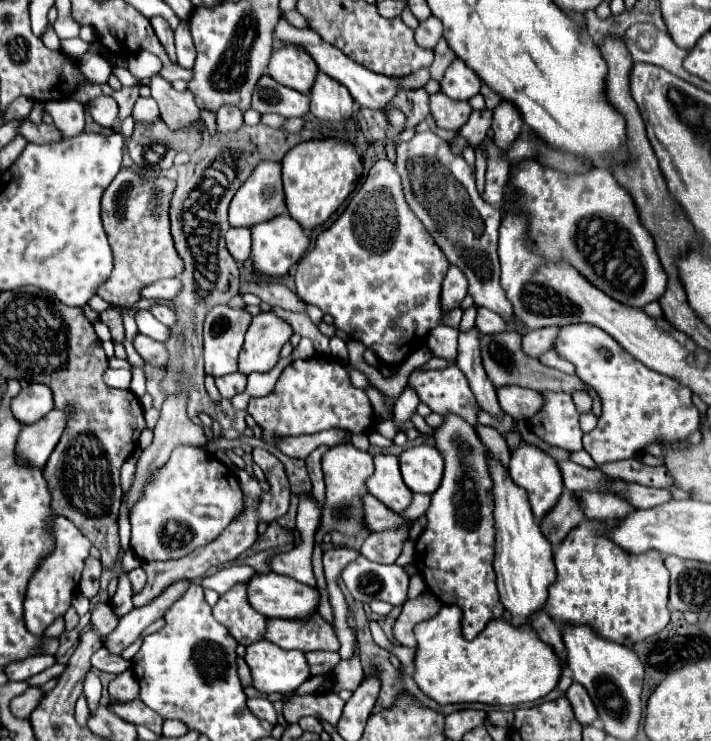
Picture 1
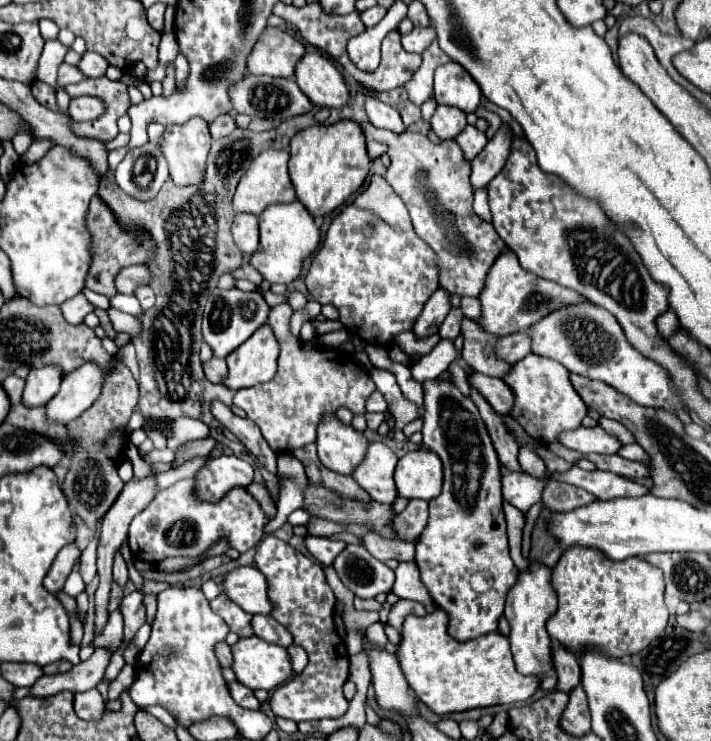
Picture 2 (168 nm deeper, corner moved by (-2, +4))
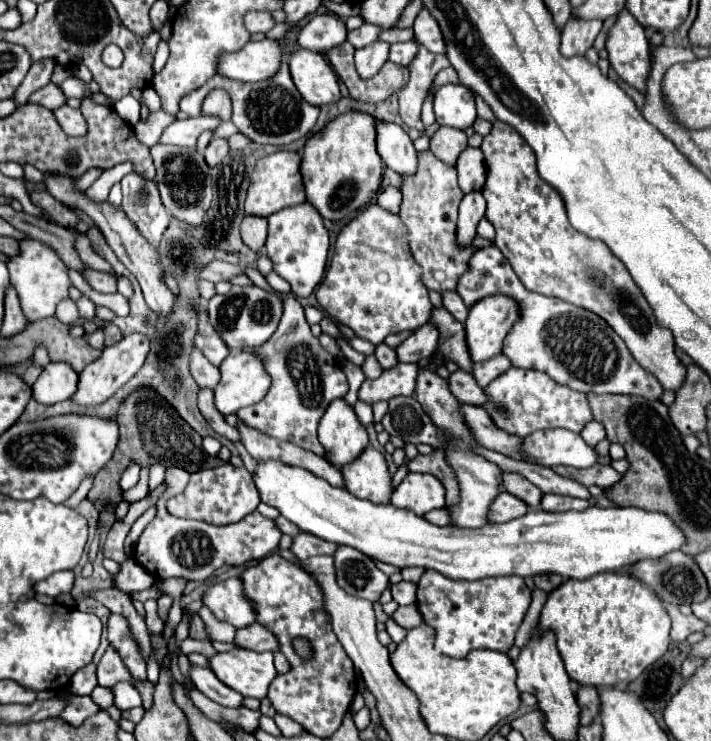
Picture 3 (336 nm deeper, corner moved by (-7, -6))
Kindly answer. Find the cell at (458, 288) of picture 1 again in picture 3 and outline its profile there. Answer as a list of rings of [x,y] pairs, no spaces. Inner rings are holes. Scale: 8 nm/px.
[[[425,324],[395,348],[397,360],[417,364],[417,362],[421,362],[423,358],[429,358],[435,352],[437,340],[439,340],[439,332],[435,332],[435,326]]]

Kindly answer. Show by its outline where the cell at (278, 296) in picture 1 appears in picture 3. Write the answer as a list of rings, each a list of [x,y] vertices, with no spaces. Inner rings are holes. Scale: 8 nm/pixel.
[[[211,260],[209,264],[205,264],[199,270],[199,278],[211,280],[211,282],[229,280],[231,276],[237,276],[237,274],[243,274],[243,268],[235,266],[235,264],[229,264],[229,262],[223,262],[223,260]]]

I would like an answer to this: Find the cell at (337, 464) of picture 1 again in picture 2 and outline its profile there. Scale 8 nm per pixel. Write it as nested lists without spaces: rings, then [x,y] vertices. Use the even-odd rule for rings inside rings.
[[[326,414],[318,426],[318,458],[338,474],[352,474],[368,450],[364,434],[342,424],[336,416]]]

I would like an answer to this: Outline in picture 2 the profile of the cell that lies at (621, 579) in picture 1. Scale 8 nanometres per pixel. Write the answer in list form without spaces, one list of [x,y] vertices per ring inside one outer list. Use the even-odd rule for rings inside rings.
[[[570,546],[552,570],[552,586],[558,592],[558,610],[546,622],[548,634],[576,654],[594,646],[608,656],[624,658],[646,648],[668,624],[662,570],[638,556],[610,562],[598,550]]]

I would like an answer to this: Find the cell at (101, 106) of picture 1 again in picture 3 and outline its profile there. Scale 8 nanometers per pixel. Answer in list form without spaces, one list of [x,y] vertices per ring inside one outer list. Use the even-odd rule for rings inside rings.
[[[63,104],[63,108],[57,108],[53,112],[55,112],[55,120],[59,120],[65,134],[69,134],[69,136],[85,136],[87,134],[87,124],[79,110],[73,110],[67,104]]]

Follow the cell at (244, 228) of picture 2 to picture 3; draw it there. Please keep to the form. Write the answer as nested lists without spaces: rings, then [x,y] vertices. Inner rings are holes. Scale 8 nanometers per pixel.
[[[247,214],[241,224],[241,238],[251,250],[261,252],[267,238],[267,218]]]

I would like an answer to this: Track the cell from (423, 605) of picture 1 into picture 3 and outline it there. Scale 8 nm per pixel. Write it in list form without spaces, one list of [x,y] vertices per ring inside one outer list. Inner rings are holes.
[[[411,604],[411,606],[399,606],[399,608],[393,612],[393,620],[395,620],[399,626],[407,628],[407,630],[423,624],[423,618],[421,618],[421,614],[419,614],[419,610],[417,610],[415,604]]]

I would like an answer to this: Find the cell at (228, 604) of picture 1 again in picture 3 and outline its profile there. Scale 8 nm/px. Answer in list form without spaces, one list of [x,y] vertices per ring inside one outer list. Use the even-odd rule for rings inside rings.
[[[205,606],[199,608],[197,614],[201,616],[201,620],[203,620],[205,628],[207,628],[209,640],[213,640],[213,642],[233,642],[233,638],[235,638],[235,628],[233,628],[231,624],[219,622]]]

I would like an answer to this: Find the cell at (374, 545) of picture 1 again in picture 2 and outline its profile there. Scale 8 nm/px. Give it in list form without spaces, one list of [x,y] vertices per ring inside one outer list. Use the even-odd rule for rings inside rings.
[[[412,500],[398,518],[394,518],[394,530],[398,530],[398,538],[404,542],[416,542],[420,532],[428,522],[428,502]]]

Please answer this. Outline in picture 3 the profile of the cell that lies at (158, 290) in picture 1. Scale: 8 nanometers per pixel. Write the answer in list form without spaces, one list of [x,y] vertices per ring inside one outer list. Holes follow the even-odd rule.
[[[85,268],[83,270],[83,278],[97,292],[109,292],[109,294],[117,292],[117,276],[109,276],[109,274]]]

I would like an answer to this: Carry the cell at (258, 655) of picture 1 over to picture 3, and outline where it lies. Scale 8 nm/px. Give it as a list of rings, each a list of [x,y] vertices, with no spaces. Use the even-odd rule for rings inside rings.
[[[233,648],[229,652],[217,652],[209,658],[209,666],[215,676],[241,696],[265,698],[269,684],[277,676],[271,652],[253,652]]]

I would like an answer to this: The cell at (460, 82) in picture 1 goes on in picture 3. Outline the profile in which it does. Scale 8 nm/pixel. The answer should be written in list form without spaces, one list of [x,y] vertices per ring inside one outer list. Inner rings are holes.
[[[463,84],[441,86],[435,94],[435,122],[439,126],[451,126],[465,130],[477,118],[475,96]]]

